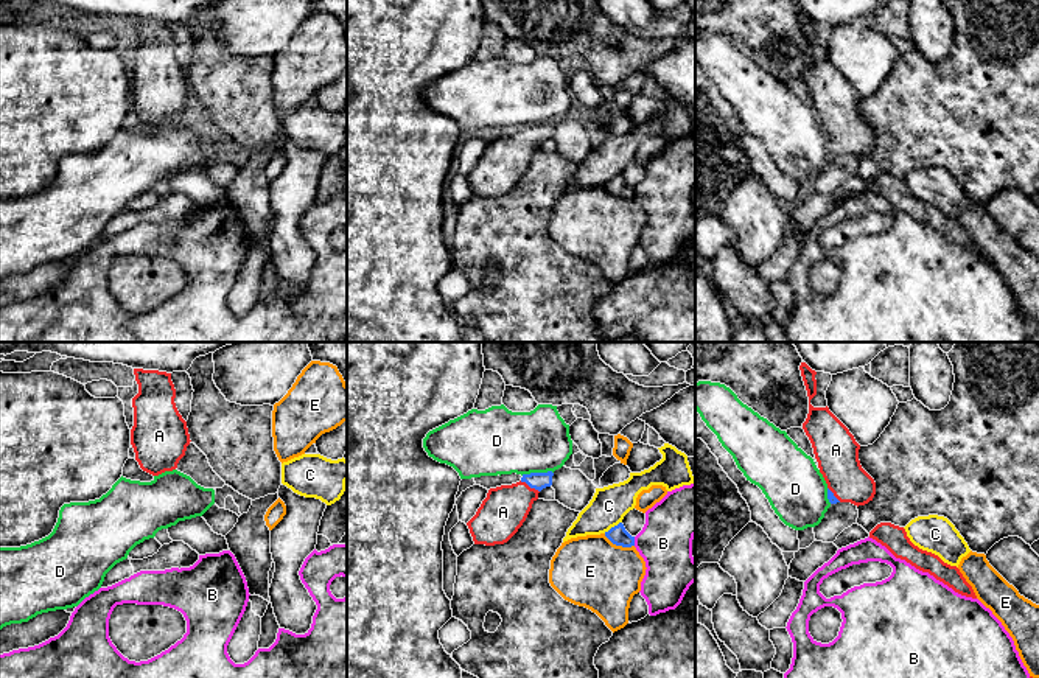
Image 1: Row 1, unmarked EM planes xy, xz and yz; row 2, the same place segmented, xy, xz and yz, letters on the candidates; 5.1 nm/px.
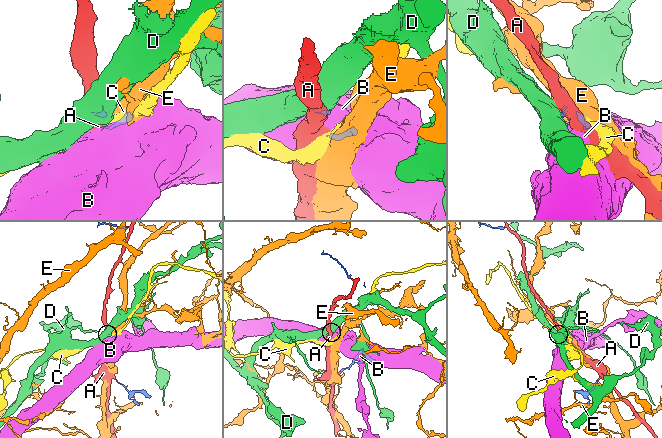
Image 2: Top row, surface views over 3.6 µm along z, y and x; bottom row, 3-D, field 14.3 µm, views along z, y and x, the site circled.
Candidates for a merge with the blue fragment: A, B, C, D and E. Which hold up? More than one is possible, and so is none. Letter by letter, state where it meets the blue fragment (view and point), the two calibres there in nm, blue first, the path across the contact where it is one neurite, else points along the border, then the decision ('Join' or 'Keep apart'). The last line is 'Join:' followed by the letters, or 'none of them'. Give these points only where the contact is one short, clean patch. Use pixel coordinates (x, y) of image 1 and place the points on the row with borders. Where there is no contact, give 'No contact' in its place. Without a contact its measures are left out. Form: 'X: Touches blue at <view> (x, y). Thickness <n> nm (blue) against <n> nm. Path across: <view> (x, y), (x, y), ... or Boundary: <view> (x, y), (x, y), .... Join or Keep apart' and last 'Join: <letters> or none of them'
A: Touches blue at xz (529, 485). Thickness 90 nm (blue) against 240 nm. Join
B: Touches blue at xz (633, 541). Thickness 100 nm (blue) against 280 nm. Boundary: xz (633, 537), (635, 545). Keep apart
C: Touches blue at xz (612, 527). Thickness 100 nm (blue) against 190 nm. Keep apart
D: Touches blue at xz (537, 473). Thickness 90 nm (blue) against 340 nm. Boundary: xz (552, 471), (521, 475). Keep apart
E: Touches blue at xz (619, 545). Thickness 100 nm (blue) against 380 nm. Boundary: xz (604, 534), (616, 545), (633, 546). Keep apart
Join: A

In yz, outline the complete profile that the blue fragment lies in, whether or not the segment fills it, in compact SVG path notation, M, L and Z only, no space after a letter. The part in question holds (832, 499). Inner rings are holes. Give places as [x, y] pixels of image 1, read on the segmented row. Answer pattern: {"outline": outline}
{"outline": "M801 362L799 370L809 397L809 414L803 429L827 484L827 499L831 504L865 505L876 495L876 482L860 465L860 445L827 406L813 407L810 404L817 395L817 372L806 362Z"}

